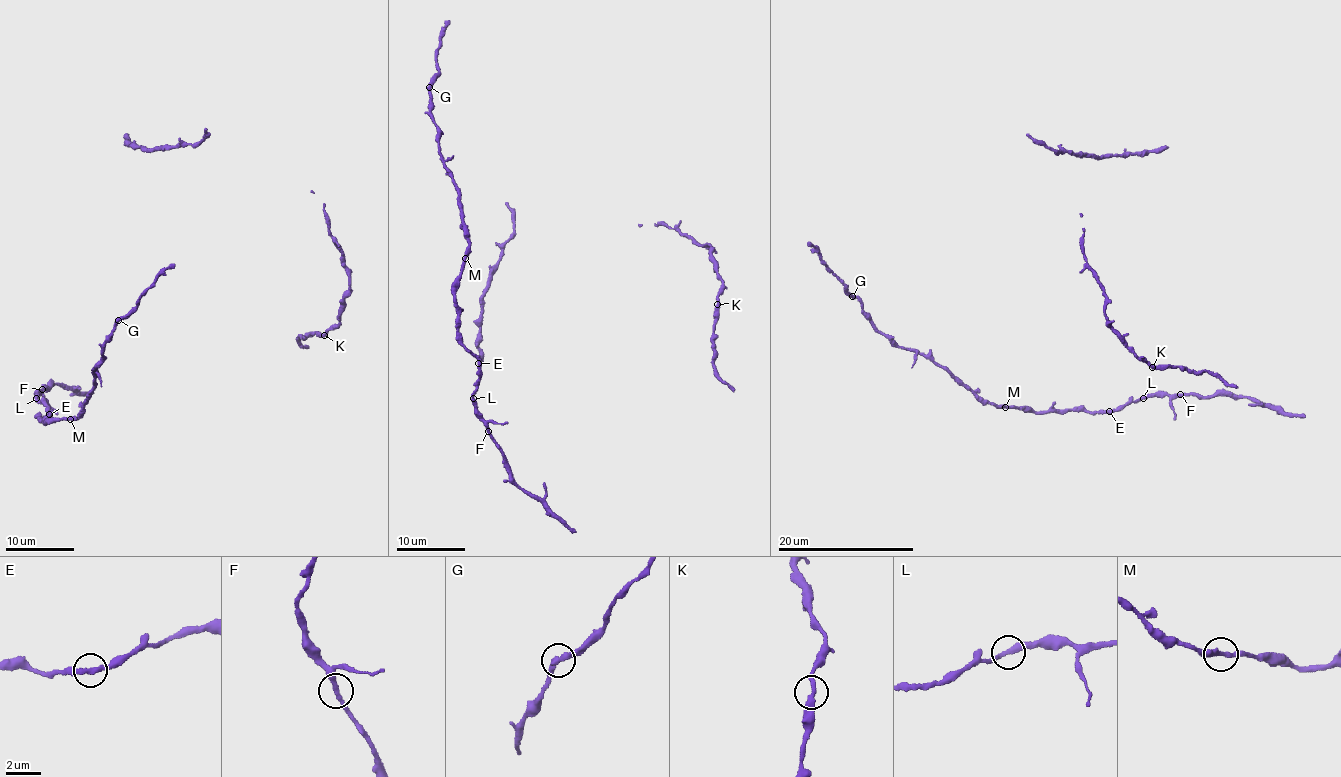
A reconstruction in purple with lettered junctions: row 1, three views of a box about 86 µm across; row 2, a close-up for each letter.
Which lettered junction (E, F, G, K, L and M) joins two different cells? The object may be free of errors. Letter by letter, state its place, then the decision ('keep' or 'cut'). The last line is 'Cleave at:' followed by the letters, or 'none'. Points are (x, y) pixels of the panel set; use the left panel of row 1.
E: (49, 414) | keep
F: (42, 389) | keep
G: (118, 320) | keep
K: (324, 335) | keep
L: (36, 398) | keep
M: (70, 419) | keep
Cleave at: none

